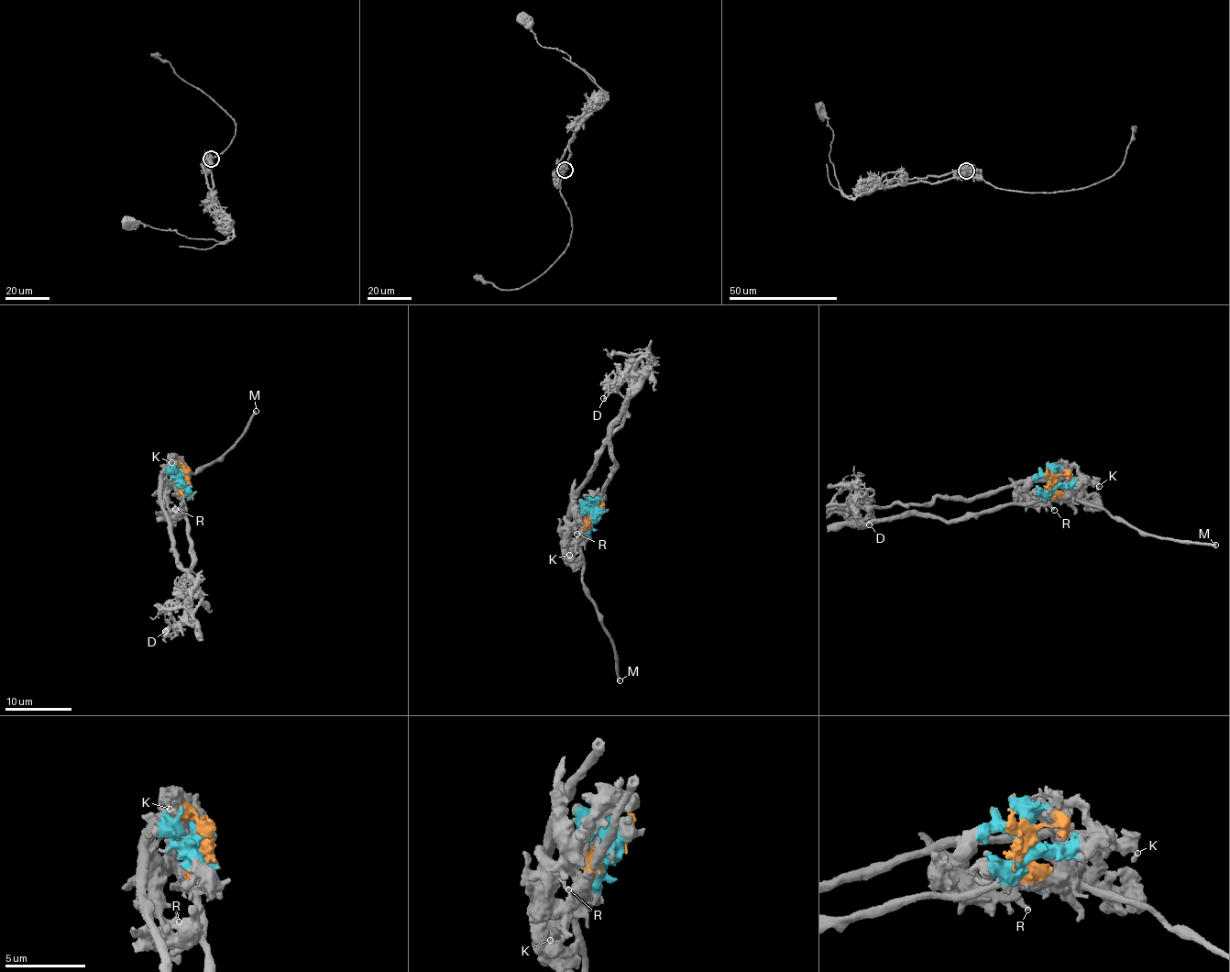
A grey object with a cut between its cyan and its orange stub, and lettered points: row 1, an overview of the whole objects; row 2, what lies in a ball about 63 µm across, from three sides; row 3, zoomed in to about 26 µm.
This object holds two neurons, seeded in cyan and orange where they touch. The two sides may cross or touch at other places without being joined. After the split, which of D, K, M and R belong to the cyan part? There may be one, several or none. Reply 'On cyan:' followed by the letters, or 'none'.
On cyan: D, K, R

